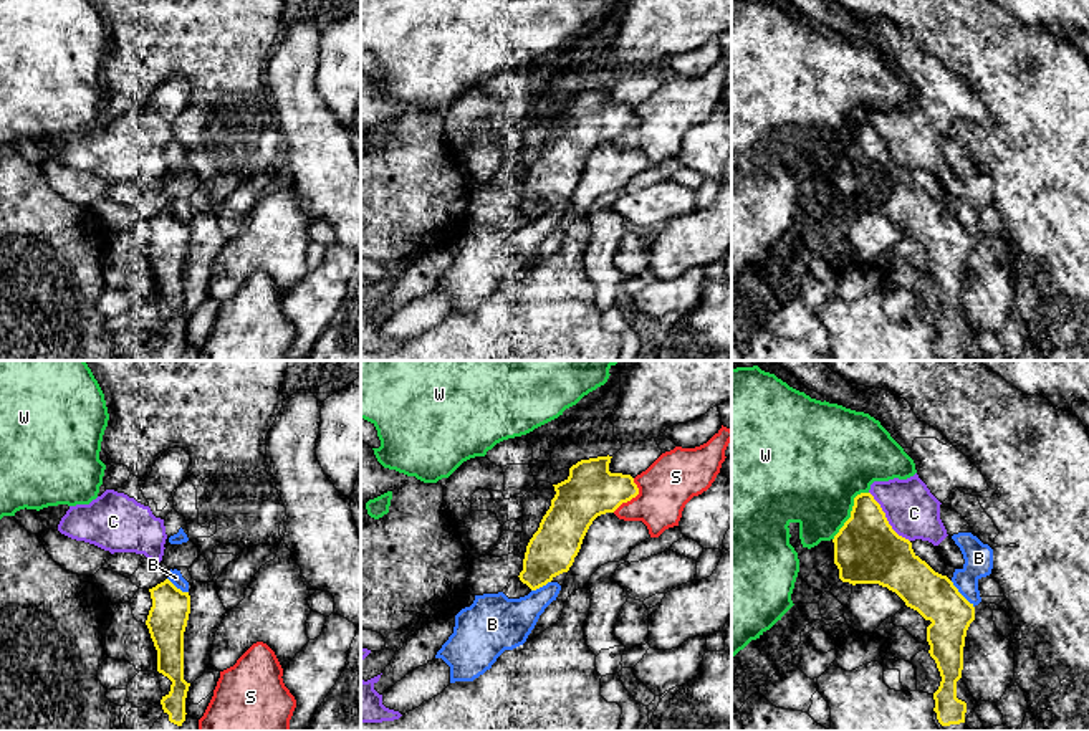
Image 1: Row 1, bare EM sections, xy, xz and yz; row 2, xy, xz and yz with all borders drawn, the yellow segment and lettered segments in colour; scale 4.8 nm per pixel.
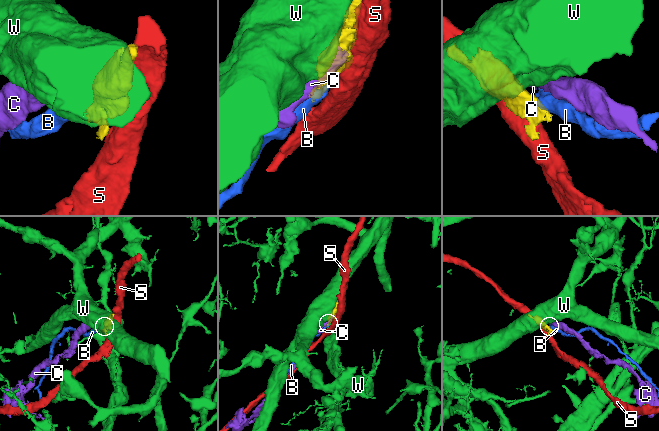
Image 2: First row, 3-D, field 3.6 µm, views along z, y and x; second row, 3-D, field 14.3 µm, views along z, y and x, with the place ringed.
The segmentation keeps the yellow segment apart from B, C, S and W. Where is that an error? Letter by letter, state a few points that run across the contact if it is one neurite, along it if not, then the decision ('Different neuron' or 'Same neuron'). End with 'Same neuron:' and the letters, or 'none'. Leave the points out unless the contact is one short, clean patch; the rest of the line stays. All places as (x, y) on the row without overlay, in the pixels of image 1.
B: Line: yz (950, 210), (973, 237). Different neuron
C: Different neuron
S: Different neuron
W: Different neuron
Same neuron: none

